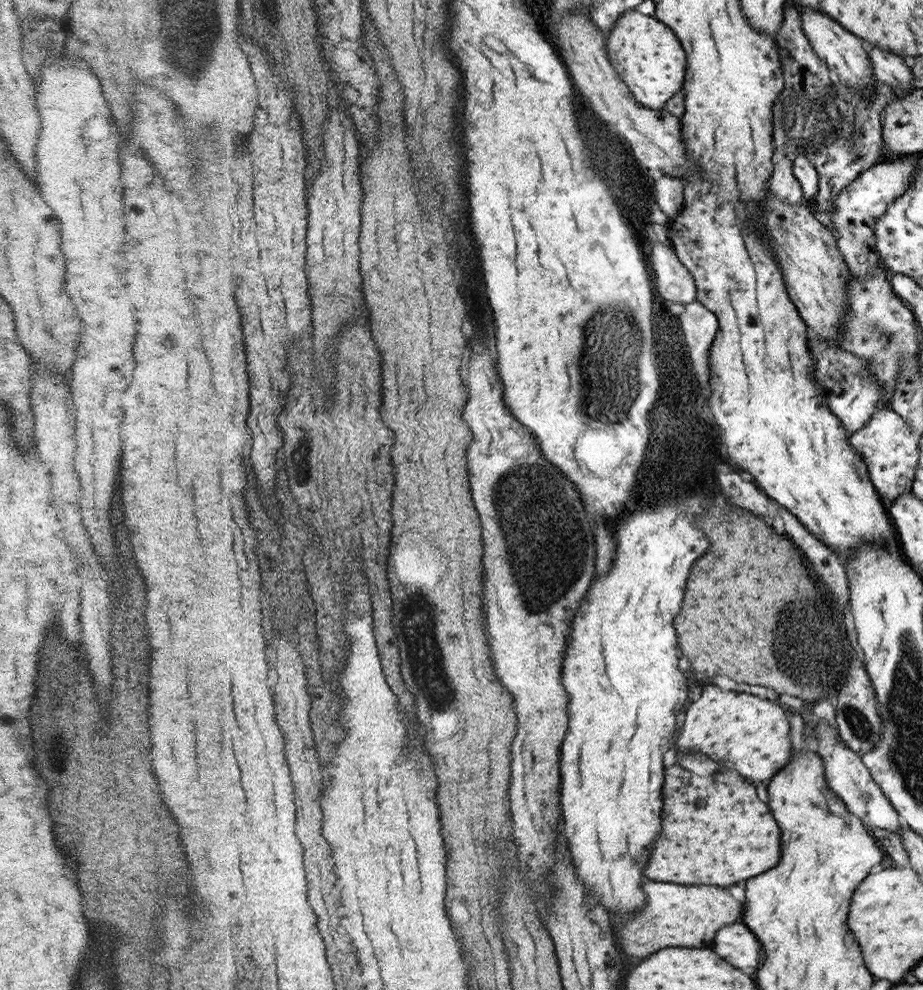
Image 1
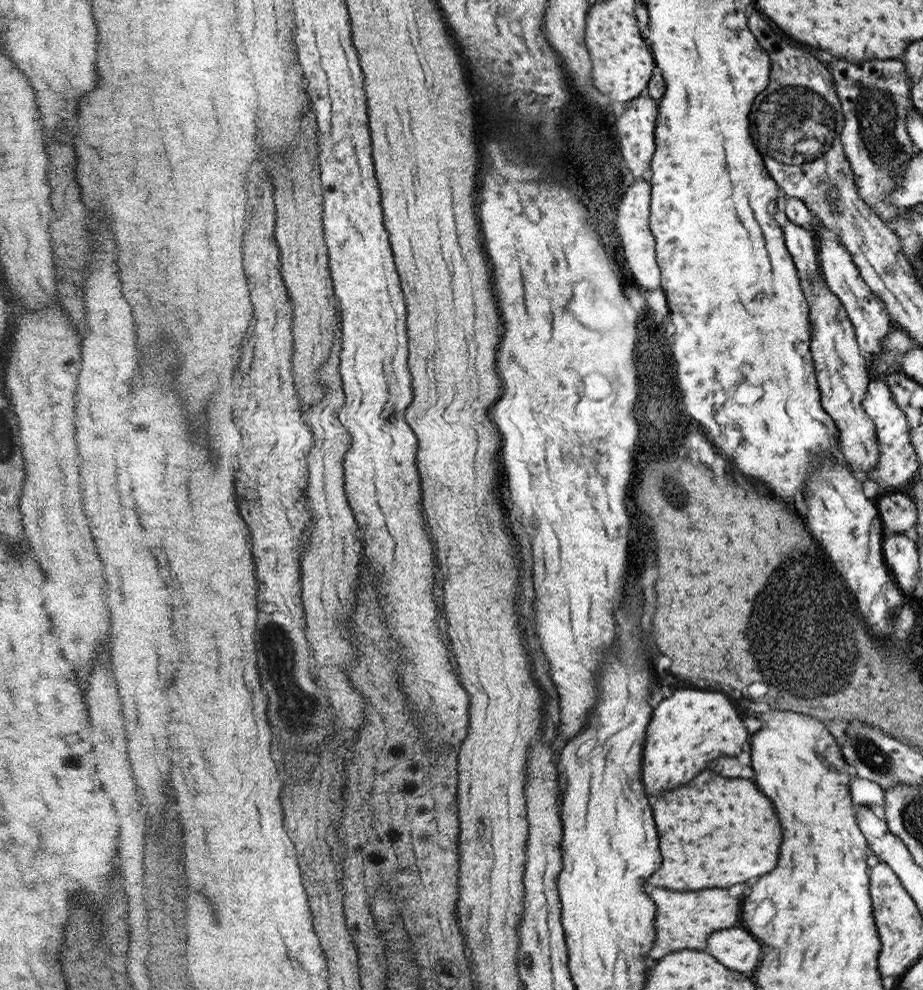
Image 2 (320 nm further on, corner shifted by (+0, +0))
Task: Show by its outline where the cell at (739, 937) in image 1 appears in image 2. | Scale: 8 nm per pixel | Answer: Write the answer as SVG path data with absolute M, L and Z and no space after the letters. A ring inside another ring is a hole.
M740 928L720 930L710 938L710 950L708 954L714 954L714 958L722 958L730 970L742 970L752 972L756 970L760 958L762 958L762 946L760 942Z

